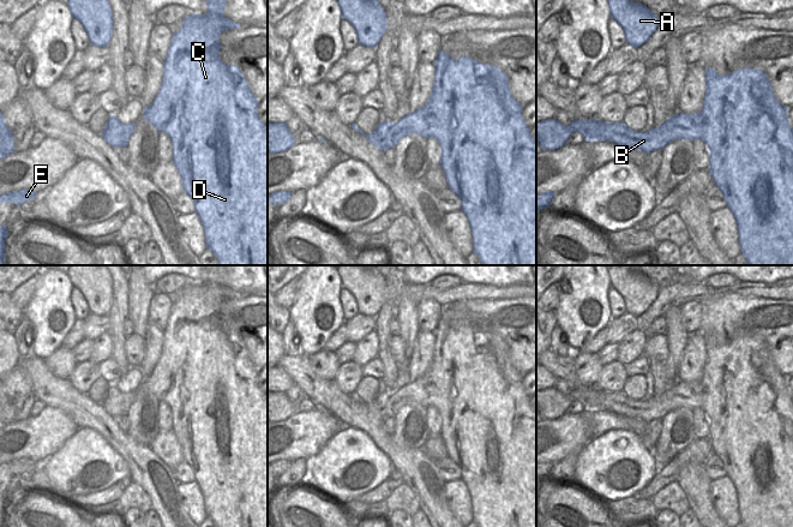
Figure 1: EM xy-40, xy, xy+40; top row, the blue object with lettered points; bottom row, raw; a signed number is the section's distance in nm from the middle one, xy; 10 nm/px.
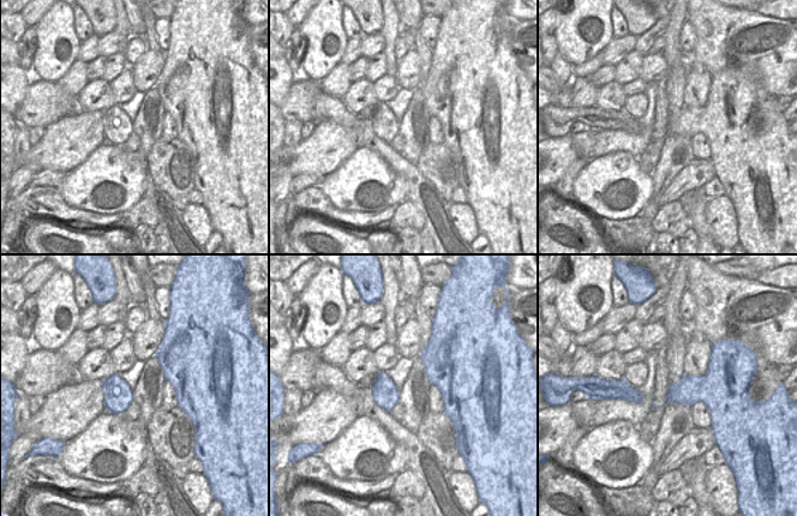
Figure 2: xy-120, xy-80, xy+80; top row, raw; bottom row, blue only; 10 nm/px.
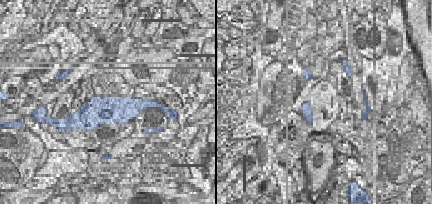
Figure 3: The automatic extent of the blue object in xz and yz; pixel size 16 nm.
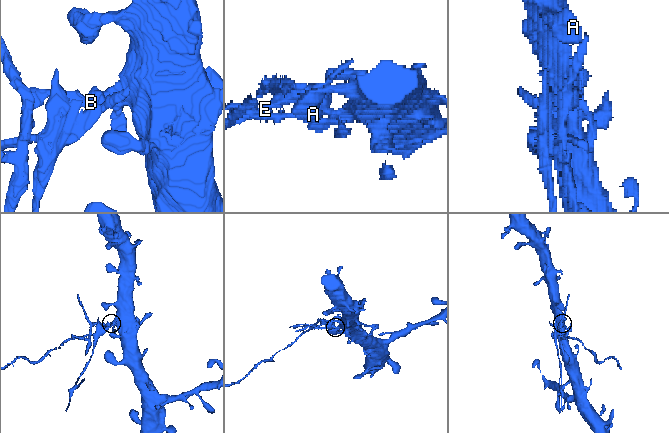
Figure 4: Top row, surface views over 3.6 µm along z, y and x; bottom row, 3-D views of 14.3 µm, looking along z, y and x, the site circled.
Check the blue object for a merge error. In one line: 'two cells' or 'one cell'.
two cells

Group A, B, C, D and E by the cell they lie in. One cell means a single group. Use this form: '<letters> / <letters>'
A C D / B E

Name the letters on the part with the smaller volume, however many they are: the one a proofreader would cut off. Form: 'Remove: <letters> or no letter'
Remove: B, E

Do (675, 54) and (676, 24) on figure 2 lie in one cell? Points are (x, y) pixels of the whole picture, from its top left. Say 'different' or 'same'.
same

